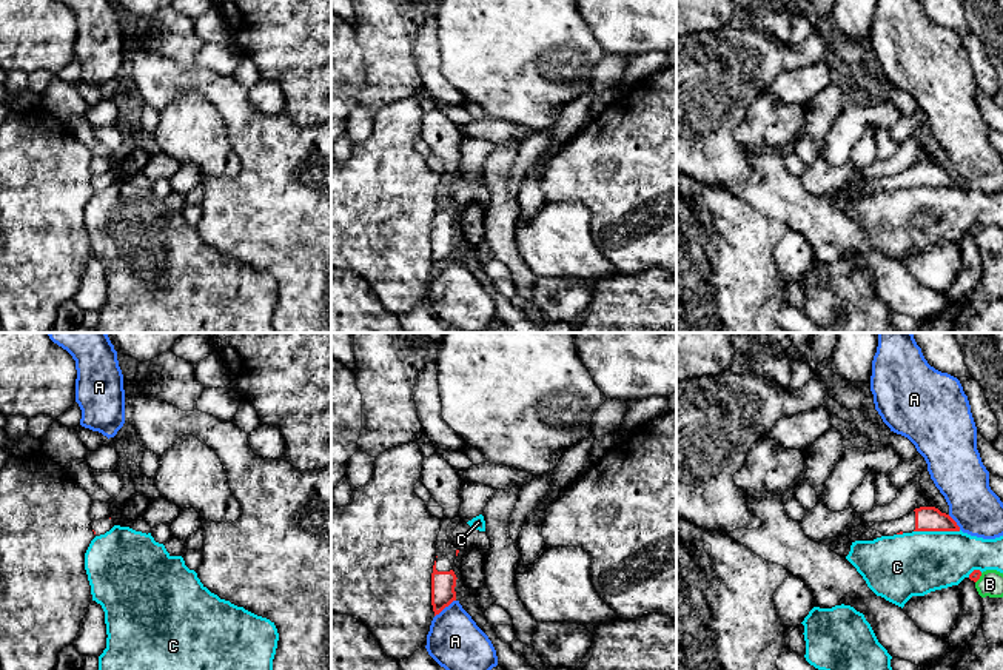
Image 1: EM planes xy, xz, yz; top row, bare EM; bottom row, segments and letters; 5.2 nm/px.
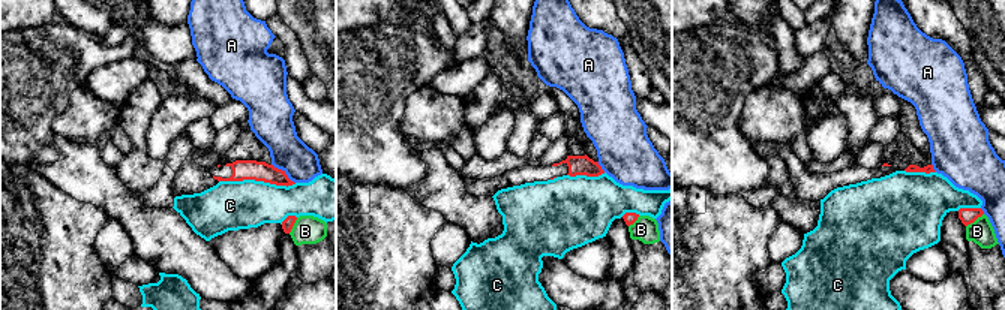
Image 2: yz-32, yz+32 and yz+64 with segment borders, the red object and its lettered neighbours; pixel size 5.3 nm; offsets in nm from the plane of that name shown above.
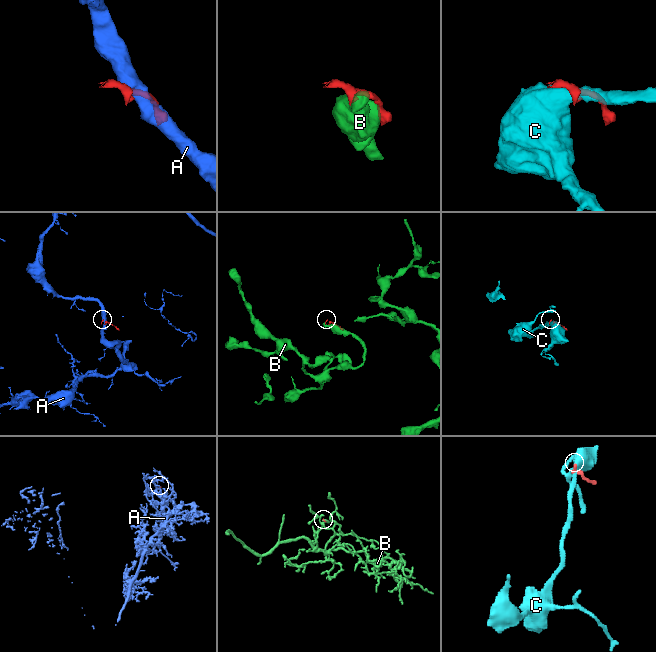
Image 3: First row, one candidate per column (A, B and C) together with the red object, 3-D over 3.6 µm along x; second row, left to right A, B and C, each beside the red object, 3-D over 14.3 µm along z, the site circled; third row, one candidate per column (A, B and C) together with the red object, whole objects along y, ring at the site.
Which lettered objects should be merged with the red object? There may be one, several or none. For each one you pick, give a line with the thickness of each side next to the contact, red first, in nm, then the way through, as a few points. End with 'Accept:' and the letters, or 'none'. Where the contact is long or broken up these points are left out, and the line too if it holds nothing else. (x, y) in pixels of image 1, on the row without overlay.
Accept: none

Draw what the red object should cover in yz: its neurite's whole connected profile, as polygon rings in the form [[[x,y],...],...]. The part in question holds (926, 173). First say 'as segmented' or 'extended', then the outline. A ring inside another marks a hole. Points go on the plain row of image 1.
extended | [[[920,162],[891,177],[869,177],[869,182],[883,191],[912,186],[960,186],[957,177],[935,162]]]

